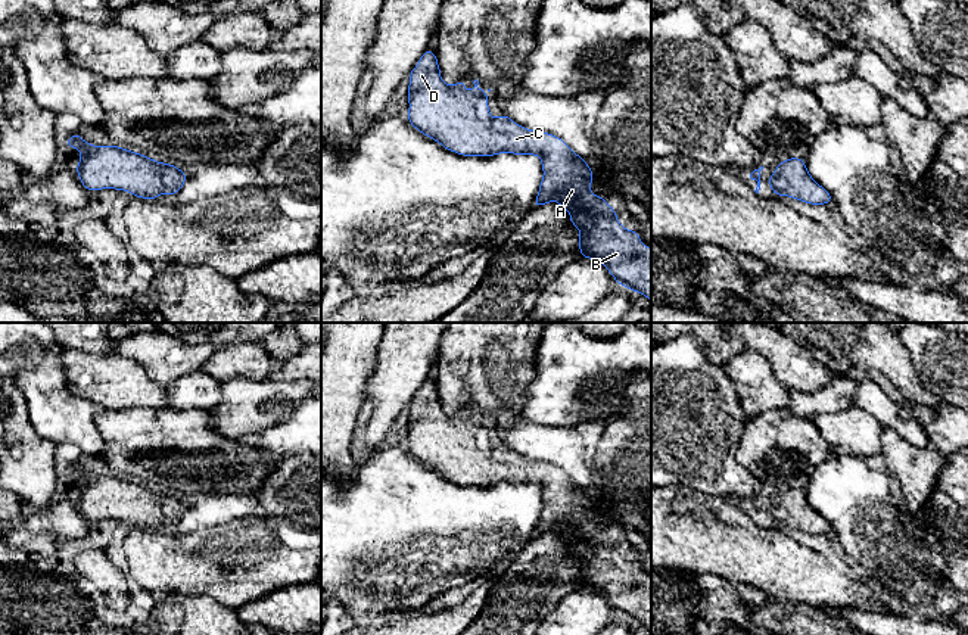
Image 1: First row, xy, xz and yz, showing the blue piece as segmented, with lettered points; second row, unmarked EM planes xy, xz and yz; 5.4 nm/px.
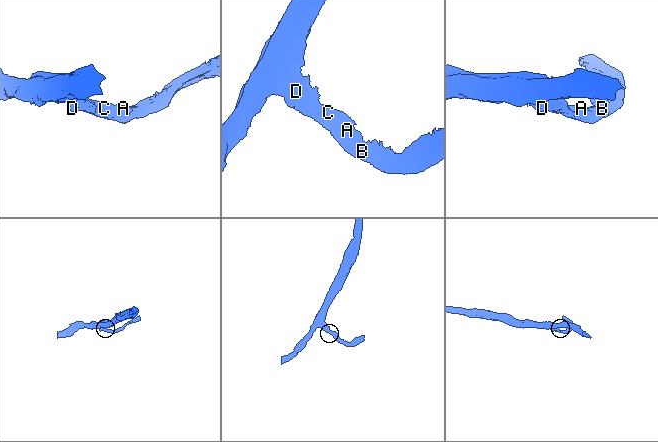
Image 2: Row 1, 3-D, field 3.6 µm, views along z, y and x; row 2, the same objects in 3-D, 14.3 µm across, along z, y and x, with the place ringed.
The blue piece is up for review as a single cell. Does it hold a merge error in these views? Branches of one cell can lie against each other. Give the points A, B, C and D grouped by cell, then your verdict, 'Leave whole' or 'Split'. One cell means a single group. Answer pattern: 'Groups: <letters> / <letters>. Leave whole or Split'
Groups: A B C D. Leave whole

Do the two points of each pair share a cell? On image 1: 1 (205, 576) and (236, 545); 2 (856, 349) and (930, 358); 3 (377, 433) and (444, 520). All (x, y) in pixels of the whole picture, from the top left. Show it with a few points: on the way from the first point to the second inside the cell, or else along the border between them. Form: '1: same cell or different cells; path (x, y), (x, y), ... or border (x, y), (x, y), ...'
1: same cell; path (212, 569), (229, 553)
2: different cells; border (898, 338), (908, 351), (918, 377), (927, 386)
3: different cells; border (379, 447), (369, 451)

